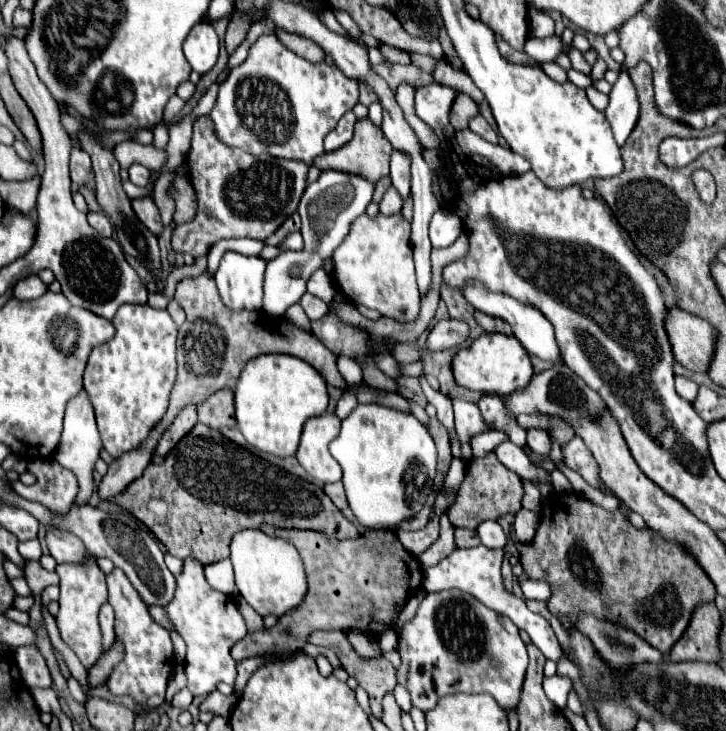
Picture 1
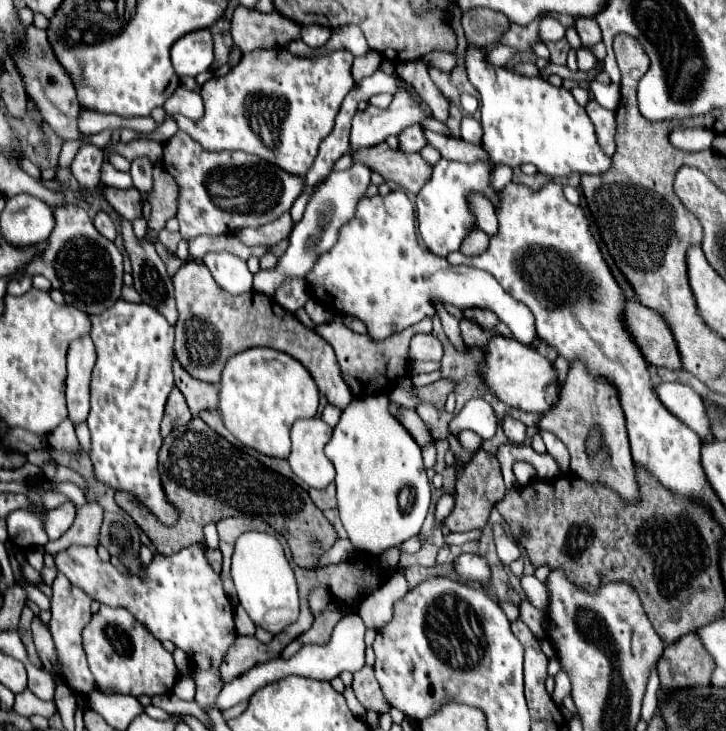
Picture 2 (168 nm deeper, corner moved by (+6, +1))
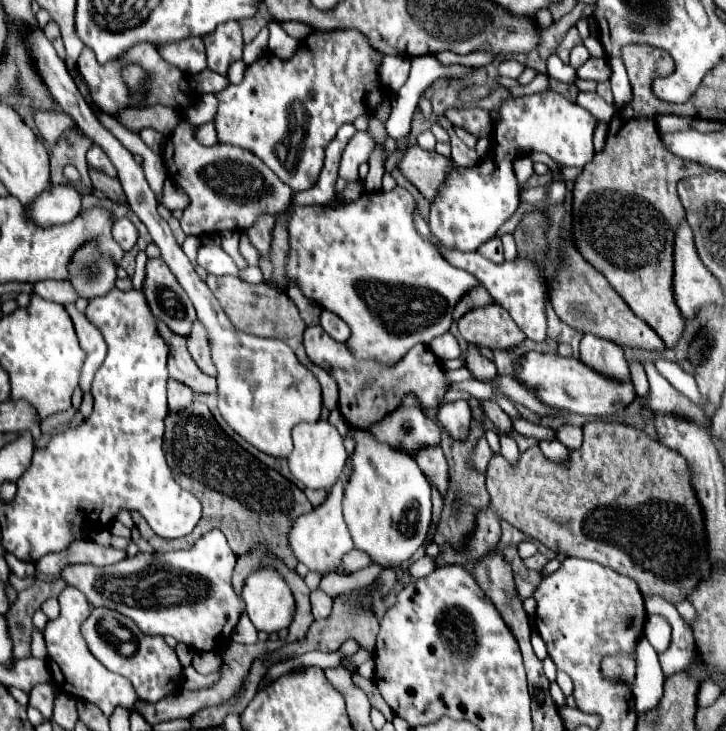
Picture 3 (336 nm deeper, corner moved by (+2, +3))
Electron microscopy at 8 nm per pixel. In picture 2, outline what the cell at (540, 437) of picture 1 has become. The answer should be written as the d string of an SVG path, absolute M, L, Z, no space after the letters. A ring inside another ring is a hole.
M505 417L501 425L503 425L503 431L505 431L505 435L509 437L511 443L523 443L523 441L525 441L527 427L525 427L521 421L515 421L515 419L511 419L511 417Z

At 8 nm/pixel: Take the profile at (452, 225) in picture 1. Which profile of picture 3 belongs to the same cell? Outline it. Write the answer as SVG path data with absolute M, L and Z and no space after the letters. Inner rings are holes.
M543 91L527 97L509 97L499 109L499 123L491 135L491 149L473 167L457 167L449 173L437 199L431 203L429 225L443 247L457 251L477 251L477 247L493 239L495 231L519 207L519 186L514 174L513 161L535 151L547 153L563 167L583 167L593 151L593 133L597 119L583 107L569 103L555 91Z

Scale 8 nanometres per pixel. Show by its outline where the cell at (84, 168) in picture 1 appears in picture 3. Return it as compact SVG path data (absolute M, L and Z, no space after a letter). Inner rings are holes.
M91 145L91 149L87 151L87 163L93 169L99 169L103 173L107 173L109 177L117 177L117 171L113 167L113 163L109 161L109 157L103 153L103 149L99 149L99 145Z

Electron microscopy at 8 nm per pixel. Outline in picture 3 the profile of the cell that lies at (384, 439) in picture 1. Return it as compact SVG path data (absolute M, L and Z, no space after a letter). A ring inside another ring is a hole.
M351 429L351 433L357 449L353 453L353 475L343 497L345 523L355 549L367 553L375 565L399 569L427 539L431 525L431 485L407 453L371 441L367 431Z

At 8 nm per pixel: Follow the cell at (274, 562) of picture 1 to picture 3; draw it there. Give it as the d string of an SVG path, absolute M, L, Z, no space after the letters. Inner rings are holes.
M271 567L257 569L243 587L247 615L257 631L277 633L287 629L295 615L295 601L287 583Z

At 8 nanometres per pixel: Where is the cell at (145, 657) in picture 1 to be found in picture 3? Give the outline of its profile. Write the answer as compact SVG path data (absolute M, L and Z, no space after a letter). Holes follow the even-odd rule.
M97 607L91 609L91 615L81 625L81 633L87 641L89 651L95 655L95 659L99 659L101 665L133 683L139 701L157 703L181 687L183 677L177 653L165 643L165 639L147 637L129 617L105 607Z

